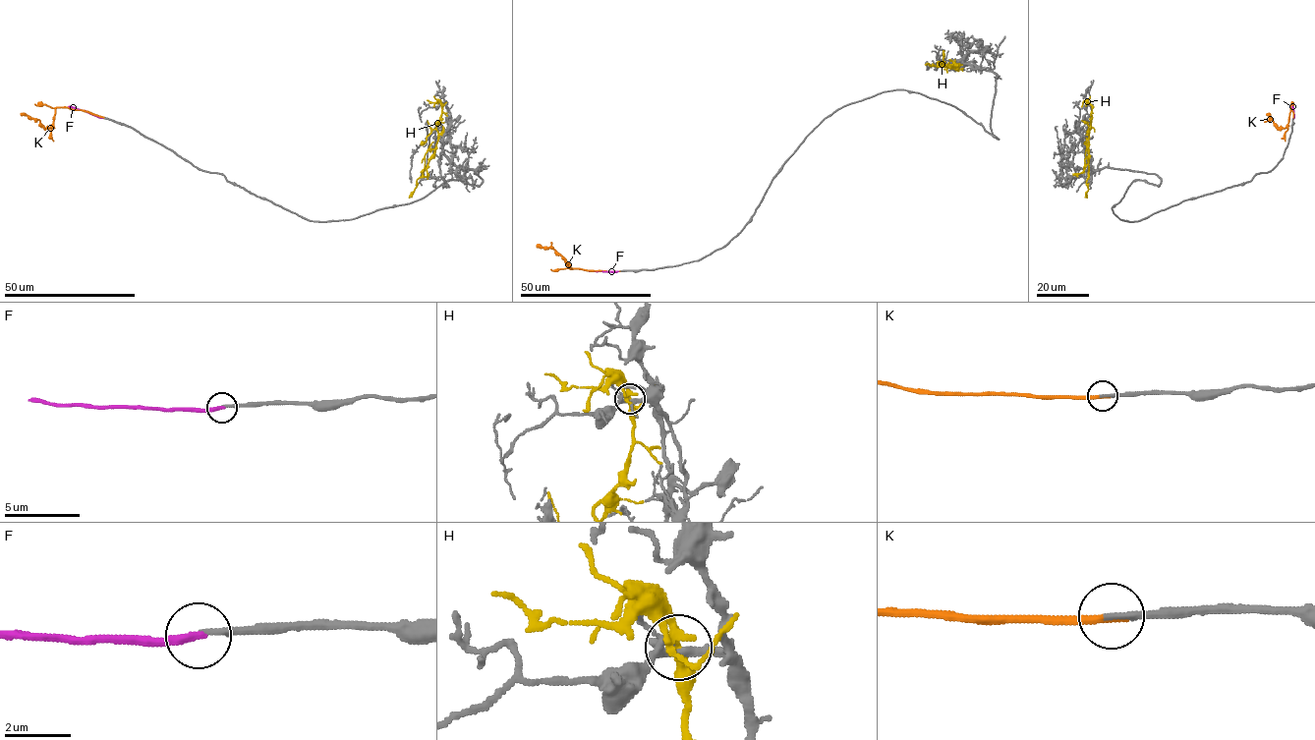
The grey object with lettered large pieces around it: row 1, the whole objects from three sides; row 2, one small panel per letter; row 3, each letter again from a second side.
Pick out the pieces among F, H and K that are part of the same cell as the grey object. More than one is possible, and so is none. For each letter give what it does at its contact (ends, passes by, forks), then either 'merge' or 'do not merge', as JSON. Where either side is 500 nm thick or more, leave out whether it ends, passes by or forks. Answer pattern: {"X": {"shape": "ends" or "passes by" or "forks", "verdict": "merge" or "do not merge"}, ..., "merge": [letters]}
{"F": {"shape": "ends", "verdict": "do not merge"}, "H": {"shape": "forks", "verdict": "do not merge"}, "K": {"shape": "ends", "verdict": "merge"}, "merge": ["K"]}

